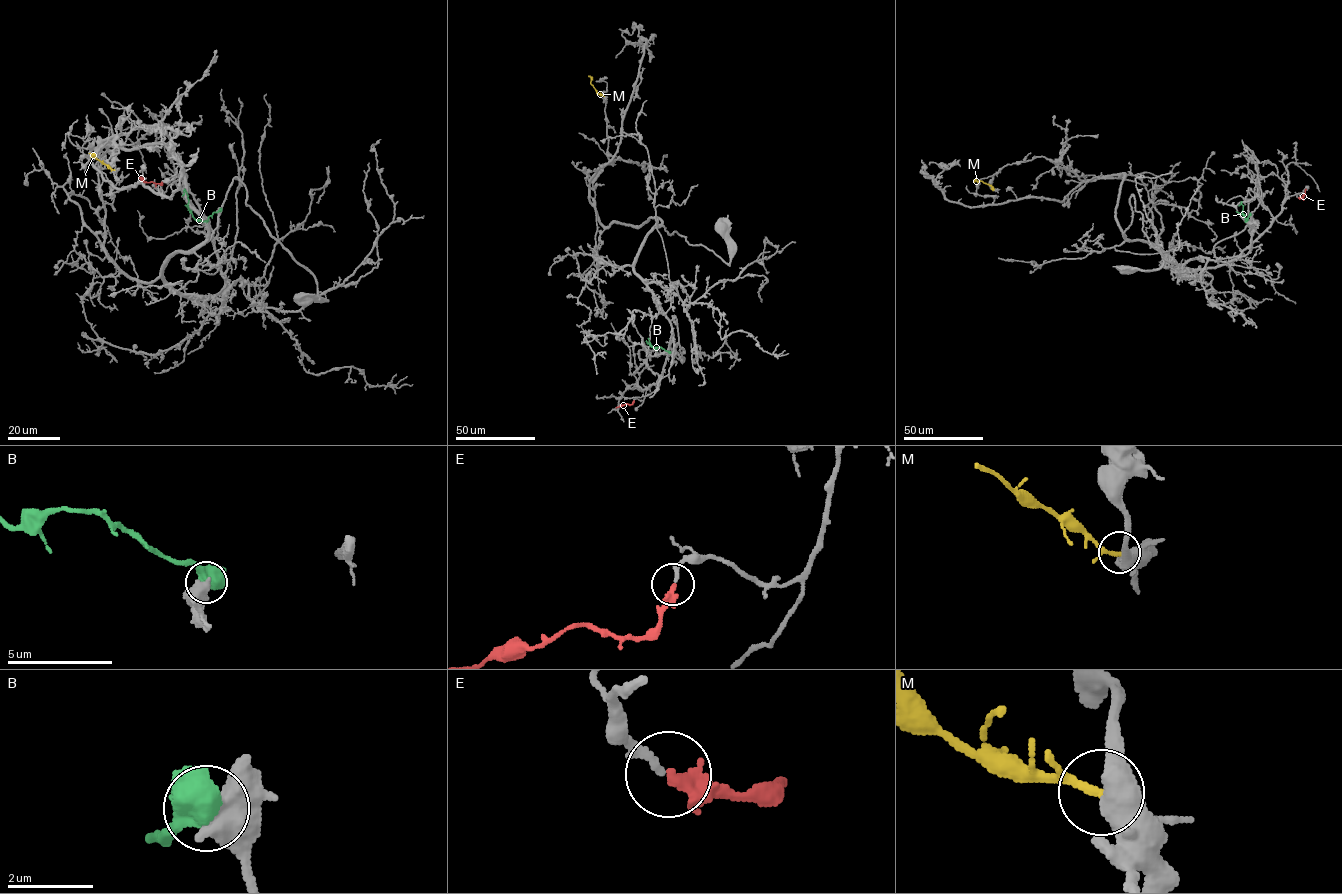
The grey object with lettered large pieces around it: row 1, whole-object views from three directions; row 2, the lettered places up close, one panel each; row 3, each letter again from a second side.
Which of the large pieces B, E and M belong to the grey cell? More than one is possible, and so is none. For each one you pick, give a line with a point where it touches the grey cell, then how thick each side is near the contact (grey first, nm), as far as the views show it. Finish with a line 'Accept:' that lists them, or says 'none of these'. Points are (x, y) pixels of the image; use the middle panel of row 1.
E: contact (633, 400); calibres 200 and 200 nm
Accept: E

